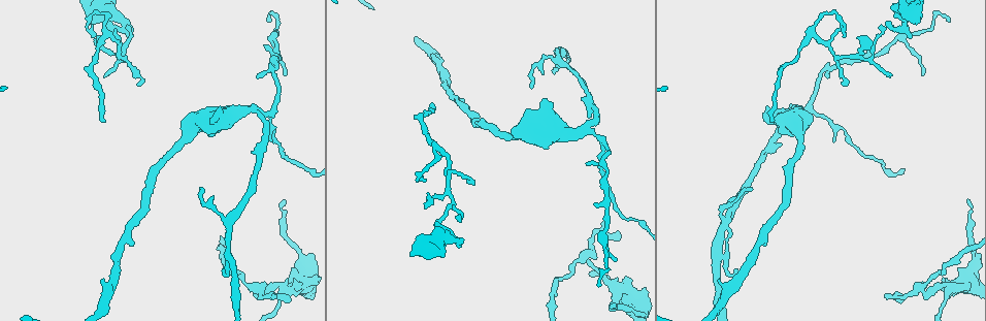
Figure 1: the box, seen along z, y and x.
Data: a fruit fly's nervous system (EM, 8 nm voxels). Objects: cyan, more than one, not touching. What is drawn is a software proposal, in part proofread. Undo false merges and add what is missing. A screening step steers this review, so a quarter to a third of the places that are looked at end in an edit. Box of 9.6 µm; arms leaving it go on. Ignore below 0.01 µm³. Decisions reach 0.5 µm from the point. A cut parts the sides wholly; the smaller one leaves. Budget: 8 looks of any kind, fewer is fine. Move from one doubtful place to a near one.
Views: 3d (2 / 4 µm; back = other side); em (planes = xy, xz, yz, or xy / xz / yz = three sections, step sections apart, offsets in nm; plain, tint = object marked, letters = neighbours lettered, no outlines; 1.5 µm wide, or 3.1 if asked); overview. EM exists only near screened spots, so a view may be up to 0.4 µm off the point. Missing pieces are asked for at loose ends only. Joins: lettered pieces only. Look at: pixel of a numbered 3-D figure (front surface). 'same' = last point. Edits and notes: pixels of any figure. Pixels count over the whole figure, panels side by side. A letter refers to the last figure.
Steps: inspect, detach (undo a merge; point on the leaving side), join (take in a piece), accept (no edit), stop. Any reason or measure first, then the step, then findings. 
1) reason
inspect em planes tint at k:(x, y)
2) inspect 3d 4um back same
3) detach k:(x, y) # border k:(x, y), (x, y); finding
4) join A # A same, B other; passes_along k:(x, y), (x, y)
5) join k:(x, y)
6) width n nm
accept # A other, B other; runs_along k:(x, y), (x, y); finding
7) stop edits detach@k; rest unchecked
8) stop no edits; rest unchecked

tapers out
inspect 3d 2um at 1:(615, 304)

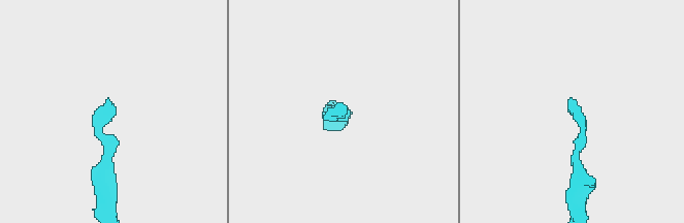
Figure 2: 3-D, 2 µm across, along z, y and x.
shape alone is not enough
inspect em xy step 4 letters at 2:(571, 99)

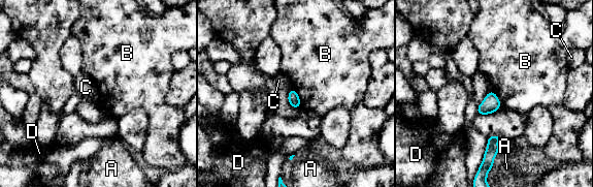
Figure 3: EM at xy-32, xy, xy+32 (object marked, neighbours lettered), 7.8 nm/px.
inspect em planes letters same

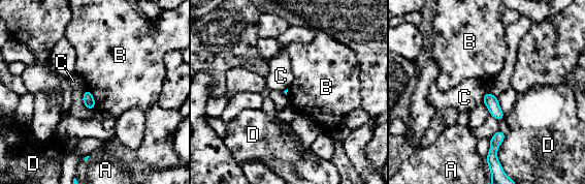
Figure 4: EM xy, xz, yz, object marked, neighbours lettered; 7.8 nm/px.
accept # A other, B other, C other, D other; border 4:(87, 88), (94, 99), (94, 110); none of them fits

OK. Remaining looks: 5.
sharp bend
inspect em xz step 8 tint at 1:(254, 288)

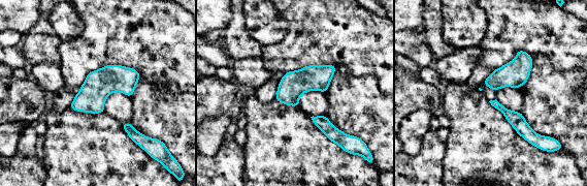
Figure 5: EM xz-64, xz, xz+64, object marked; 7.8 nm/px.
cut it another way
inspect em planes tint same

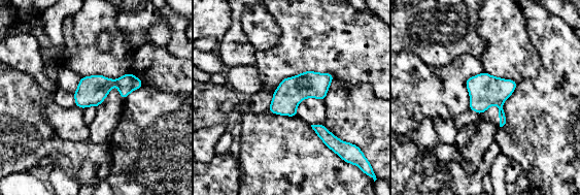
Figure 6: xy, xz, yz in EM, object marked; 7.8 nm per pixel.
inspect em planes letters same

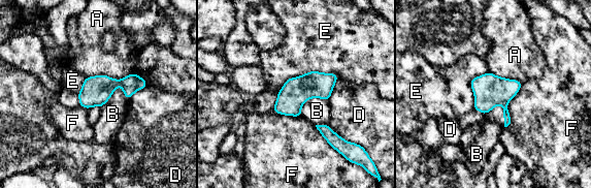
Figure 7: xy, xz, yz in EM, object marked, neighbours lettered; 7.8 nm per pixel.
width 220 nm
detach 7:(490, 90) # A other, B other, D other, E other, F other; border 7:(506, 102), (502, 104); two neurons meet here

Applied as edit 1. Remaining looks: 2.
redraw
inspect overview

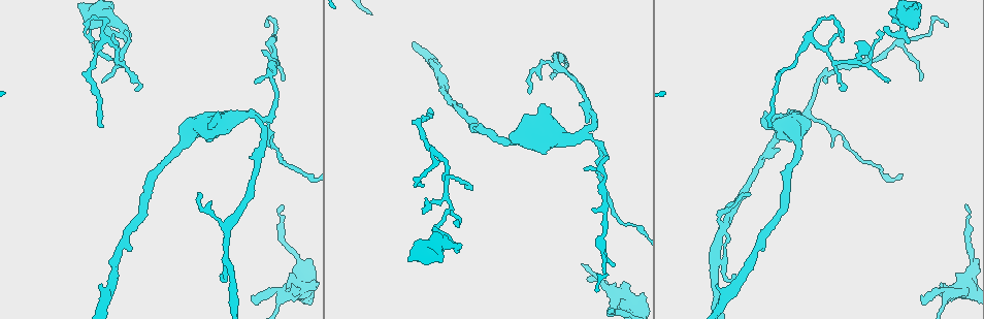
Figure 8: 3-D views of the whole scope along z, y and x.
thin end
inspect em planes letters at 8:(551, 77)

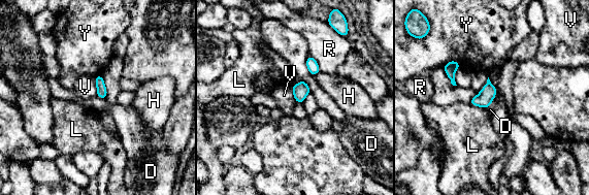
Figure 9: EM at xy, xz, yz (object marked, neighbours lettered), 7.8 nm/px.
accept # D other, H other, L other, R other, V other, Y other; border 9:(94, 77), (97, 95); none of them fits

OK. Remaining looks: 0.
stop edits detach@7; rest unchecked

